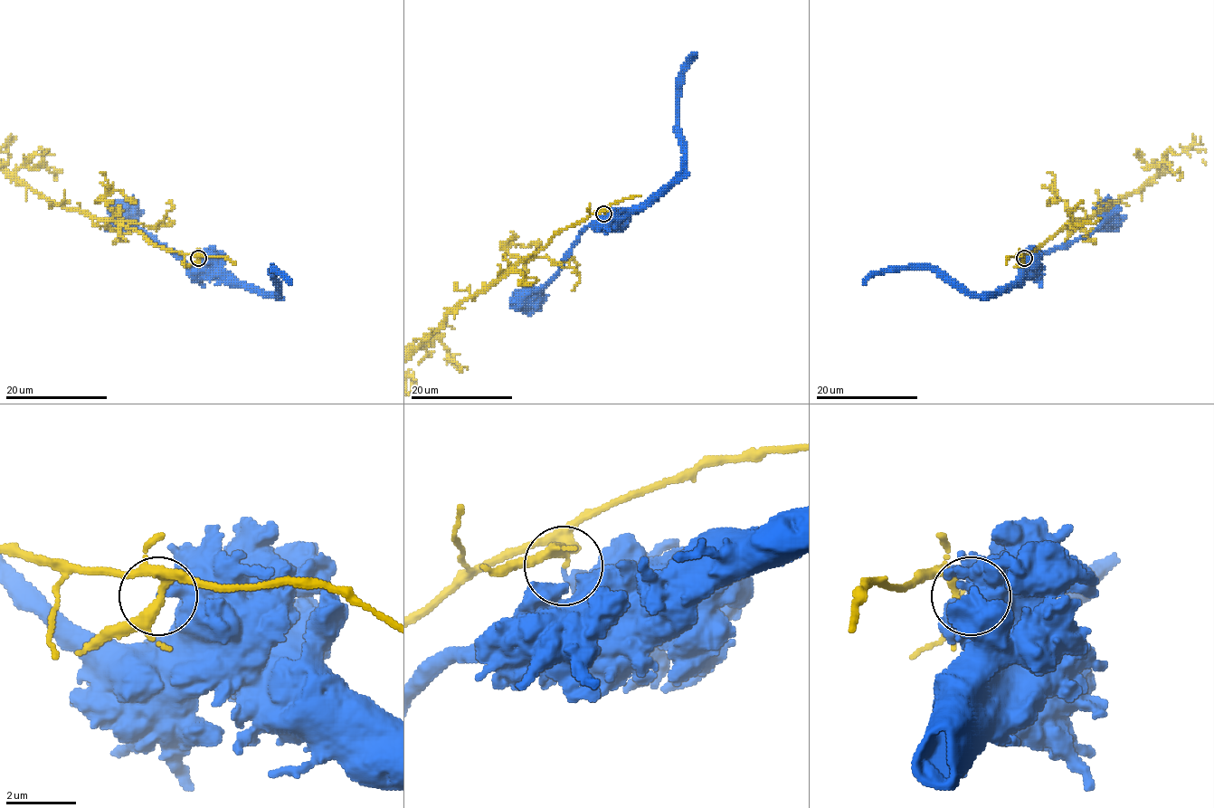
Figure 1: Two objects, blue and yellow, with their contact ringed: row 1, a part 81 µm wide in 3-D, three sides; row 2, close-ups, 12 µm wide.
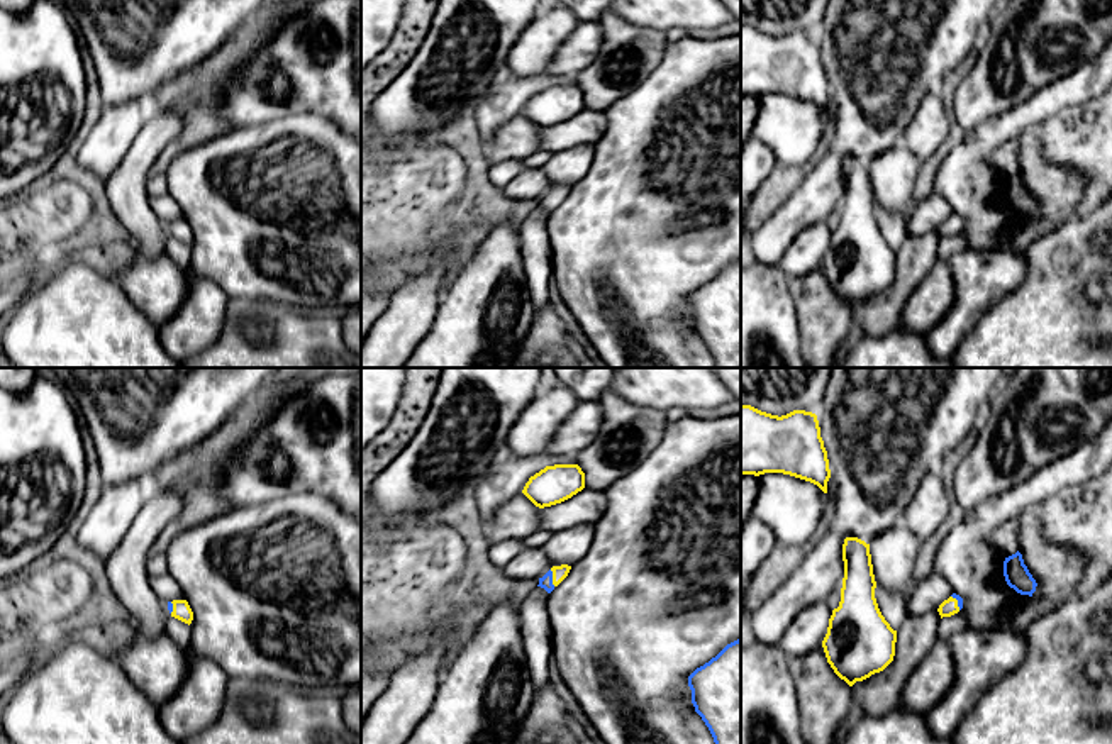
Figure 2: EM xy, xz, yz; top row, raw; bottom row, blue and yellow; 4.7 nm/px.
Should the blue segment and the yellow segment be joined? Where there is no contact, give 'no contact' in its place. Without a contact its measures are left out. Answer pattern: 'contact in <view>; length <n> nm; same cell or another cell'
contact in xz; length 80 nm; another cell

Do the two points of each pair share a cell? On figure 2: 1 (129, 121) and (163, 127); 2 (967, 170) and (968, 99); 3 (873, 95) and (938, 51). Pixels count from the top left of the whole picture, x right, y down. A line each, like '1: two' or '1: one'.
1: two
2: two
3: one

